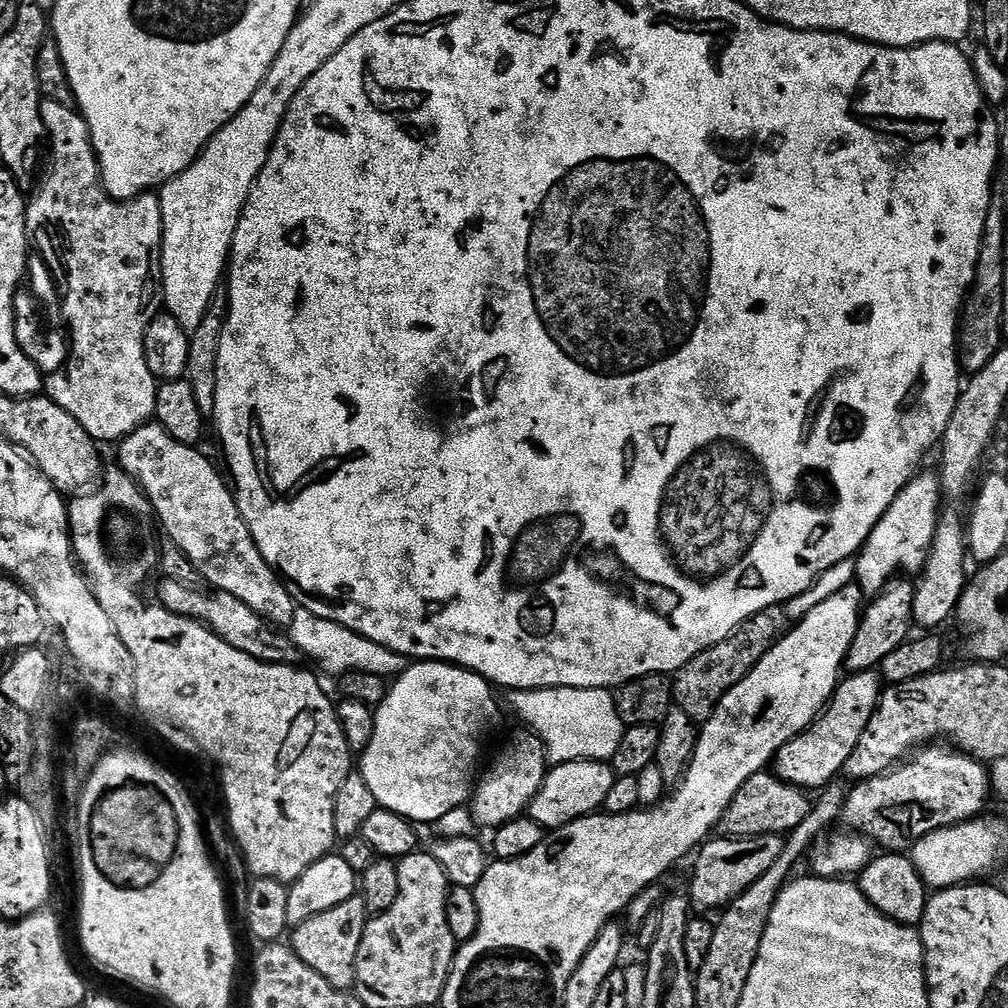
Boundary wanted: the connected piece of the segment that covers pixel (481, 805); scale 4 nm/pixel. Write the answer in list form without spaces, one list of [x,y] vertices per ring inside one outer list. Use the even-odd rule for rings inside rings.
[[[535,734],[520,736],[512,740],[492,760],[488,769],[475,781],[474,791],[470,797],[472,820],[487,830],[501,828],[506,822],[517,820],[528,811],[528,803],[538,794],[538,790],[547,774],[550,761],[544,754],[540,737]]]

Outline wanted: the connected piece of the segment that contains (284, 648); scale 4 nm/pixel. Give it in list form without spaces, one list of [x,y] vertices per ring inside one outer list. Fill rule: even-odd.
[[[167,578],[161,579],[161,581],[156,588],[155,599],[163,608],[179,616],[188,616],[191,620],[205,624],[213,634],[222,638],[222,642],[234,646],[234,650],[242,650],[242,654],[250,654],[250,658],[267,664],[296,666],[301,663],[301,654],[294,646],[292,639],[289,638],[287,631],[281,630],[275,624],[269,624],[258,614],[254,614],[254,610],[250,610],[250,606],[246,606],[246,602],[238,602],[238,598],[234,598],[234,594],[226,594],[222,591],[202,594],[201,589],[182,586],[180,582]]]

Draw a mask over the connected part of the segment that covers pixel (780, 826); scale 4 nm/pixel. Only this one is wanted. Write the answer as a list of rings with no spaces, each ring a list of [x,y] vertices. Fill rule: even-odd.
[[[765,770],[754,774],[746,778],[746,782],[742,782],[742,790],[738,790],[738,794],[734,794],[732,801],[726,806],[718,823],[719,835],[733,840],[758,838],[766,834],[784,836],[802,826],[806,814],[810,814],[813,801],[810,796],[808,800],[808,796],[805,789],[787,784],[775,771]]]

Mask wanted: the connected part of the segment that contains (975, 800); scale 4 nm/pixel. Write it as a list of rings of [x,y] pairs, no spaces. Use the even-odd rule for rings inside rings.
[[[924,746],[892,771],[853,783],[848,790],[842,824],[856,832],[865,832],[884,847],[881,849],[900,854],[934,830],[977,819],[987,800],[990,800],[990,772],[981,761],[952,746]]]

